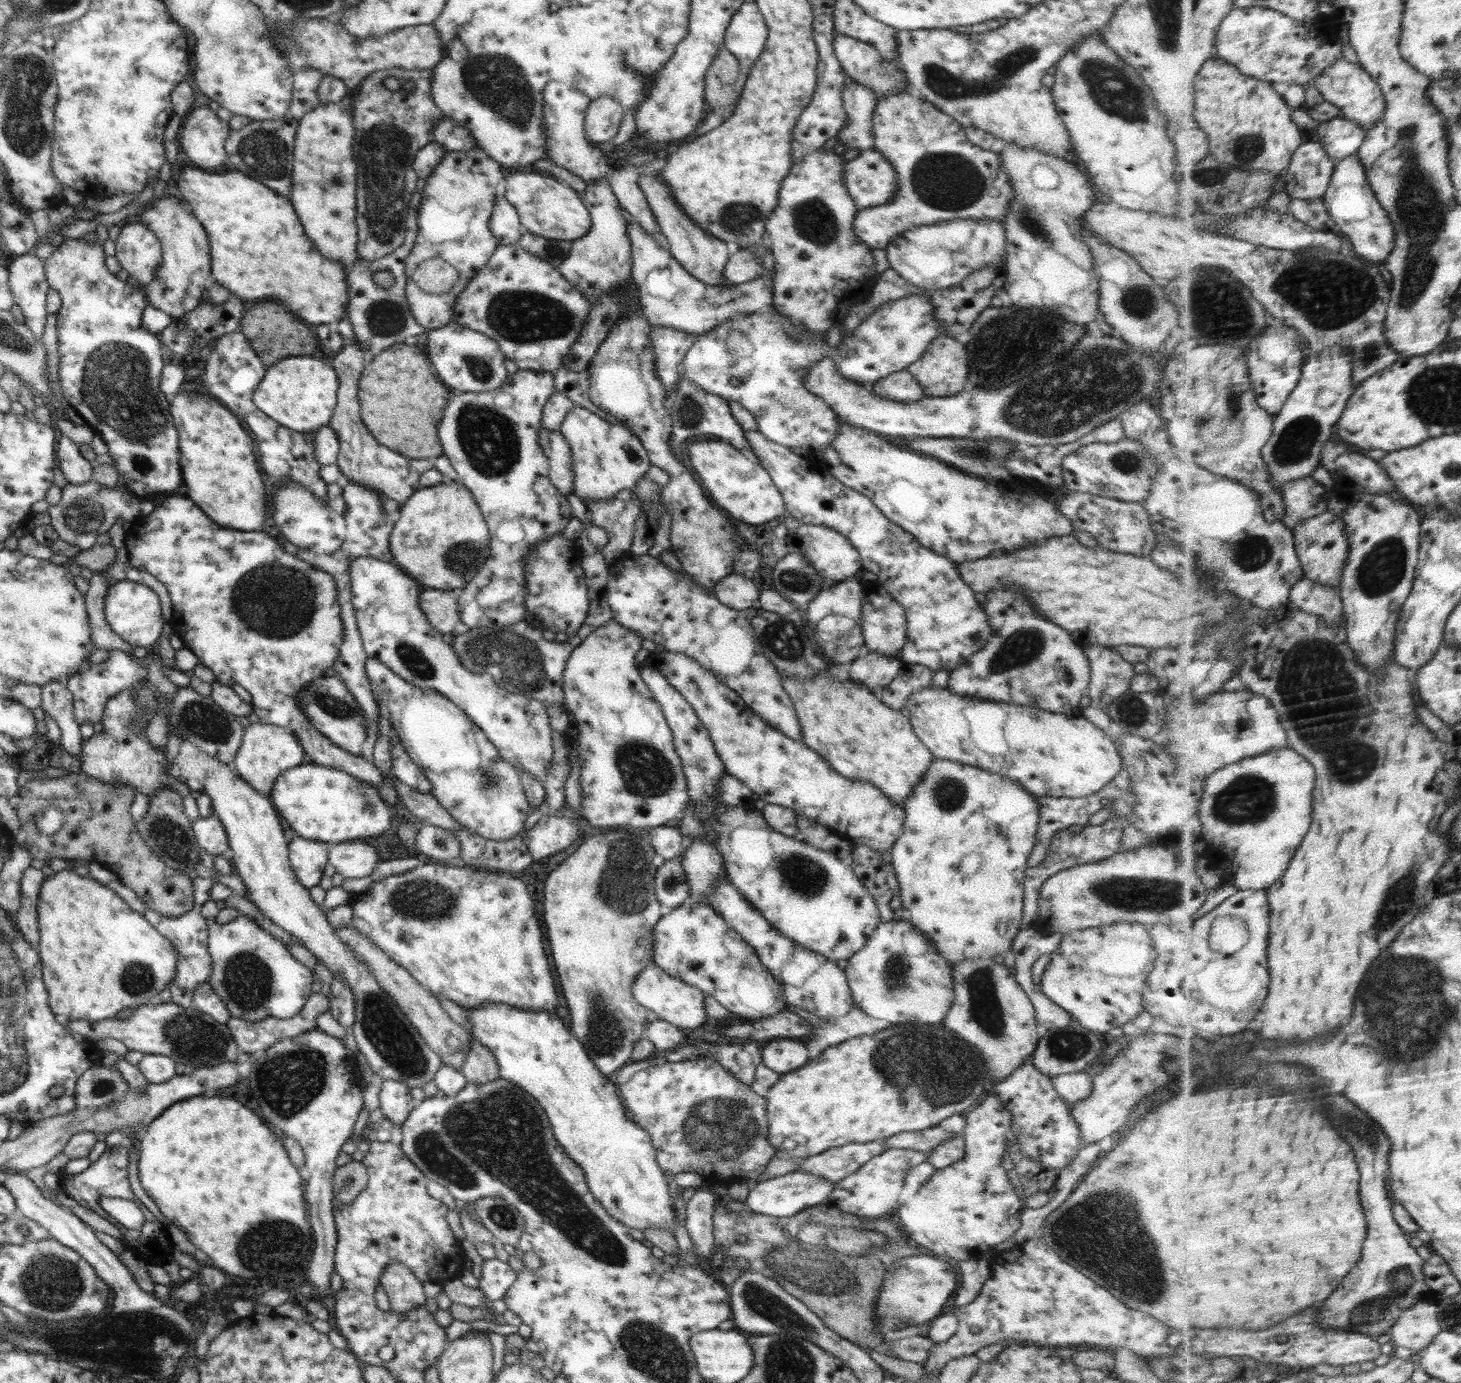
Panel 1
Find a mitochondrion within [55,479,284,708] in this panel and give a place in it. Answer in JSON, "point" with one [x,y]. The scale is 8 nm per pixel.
{"point":[83,514]}

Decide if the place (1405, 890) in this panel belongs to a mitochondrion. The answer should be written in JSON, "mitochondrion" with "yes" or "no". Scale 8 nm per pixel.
{"mitochondrion":"yes"}

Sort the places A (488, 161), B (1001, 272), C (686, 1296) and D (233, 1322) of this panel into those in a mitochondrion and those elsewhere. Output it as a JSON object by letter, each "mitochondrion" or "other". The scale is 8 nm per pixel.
{"A":"other","B":"other","C":"other","D":"other"}

